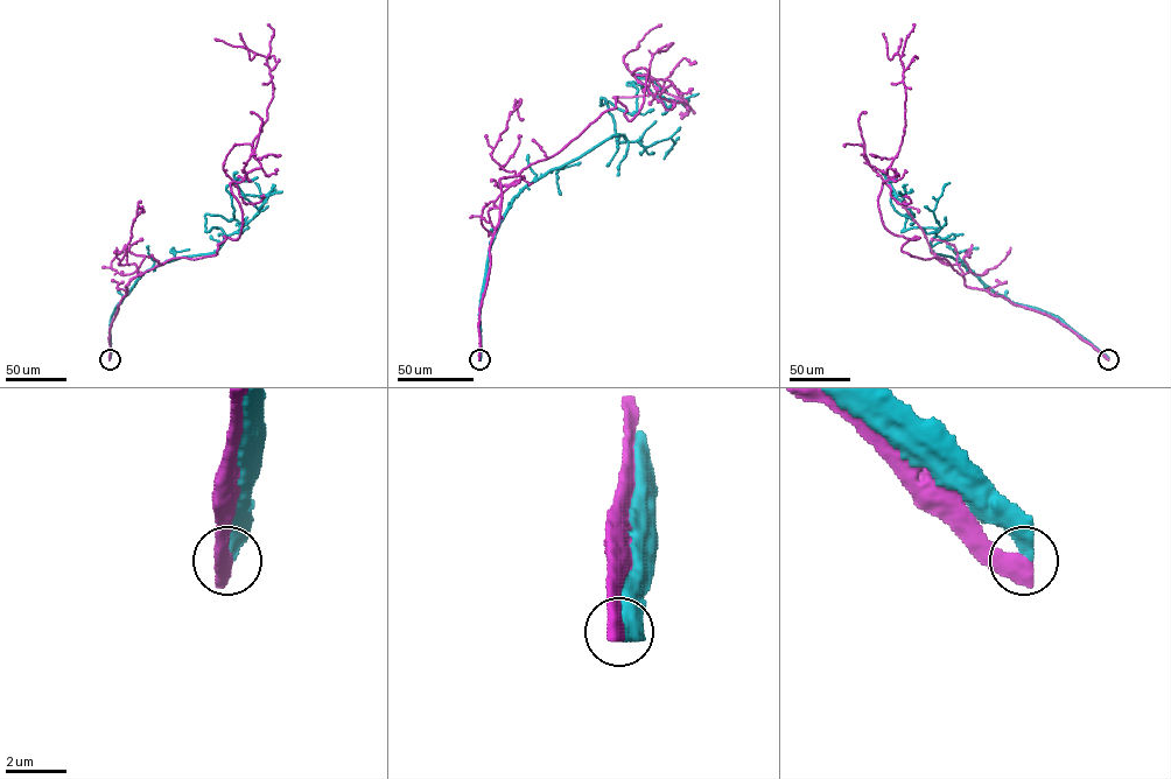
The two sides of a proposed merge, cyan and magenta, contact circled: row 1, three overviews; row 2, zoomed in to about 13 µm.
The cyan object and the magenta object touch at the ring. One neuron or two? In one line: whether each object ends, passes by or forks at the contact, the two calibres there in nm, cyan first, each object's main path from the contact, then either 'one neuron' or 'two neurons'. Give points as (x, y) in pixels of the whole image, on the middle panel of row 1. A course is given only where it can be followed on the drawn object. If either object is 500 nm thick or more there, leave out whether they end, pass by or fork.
460/650 nm | cyan via (479, 359), (490, 241), (512, 199), (626, 140), (600, 105), (632, 114), (628, 83), (698, 93) | magenta via (479, 359), (499, 180), (556, 154), (615, 98), (630, 121), (638, 68), (687, 103), (612, 97) | two neurons

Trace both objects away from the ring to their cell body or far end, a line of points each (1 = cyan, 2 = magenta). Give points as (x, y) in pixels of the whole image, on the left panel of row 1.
1: (110, 359), (135, 281), (218, 248), (204, 216), (233, 218), (226, 187), (282, 191)
2: (110, 359), (131, 280), (240, 234), (230, 183), (260, 167), (252, 144), (273, 84), (266, 57), (215, 39)

